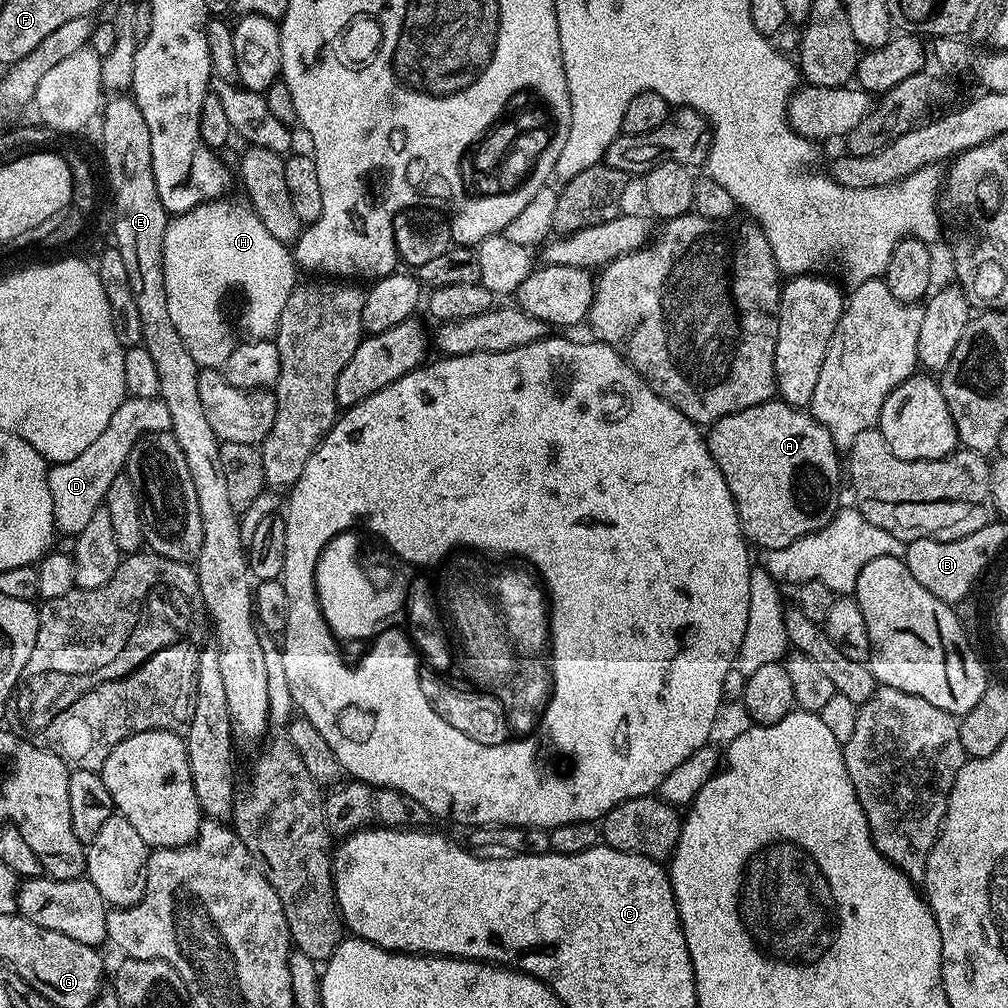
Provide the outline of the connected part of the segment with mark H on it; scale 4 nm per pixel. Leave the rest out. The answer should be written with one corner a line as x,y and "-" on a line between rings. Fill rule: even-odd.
217,198
200,204
194,210
173,215
166,226
164,239
164,281
166,282
166,306
170,310
170,319
178,329
182,343
194,358
196,367
223,369
226,358
235,350
231,343
227,325
224,325
223,315
219,311
219,295
229,285
245,287
248,300
251,301
249,309
257,314
260,320
256,324
259,332
278,330
278,322
282,318
282,310
286,307
286,298
290,298
293,288
298,283
298,265
293,253
285,244
278,242
266,231
266,226
252,213
247,203
235,204
229,198

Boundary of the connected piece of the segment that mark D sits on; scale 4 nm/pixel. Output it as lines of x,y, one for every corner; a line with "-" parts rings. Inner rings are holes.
128,396
114,410
106,430
78,454
70,462
52,464
48,469
50,482
50,498
54,498
54,518
56,527
61,533
75,534
86,530
90,518
94,518
94,510
102,507
106,498
106,490
110,490
110,482
118,478
128,467
130,450
140,441
146,432
167,432
172,427
170,410
166,402
159,398
134,398

